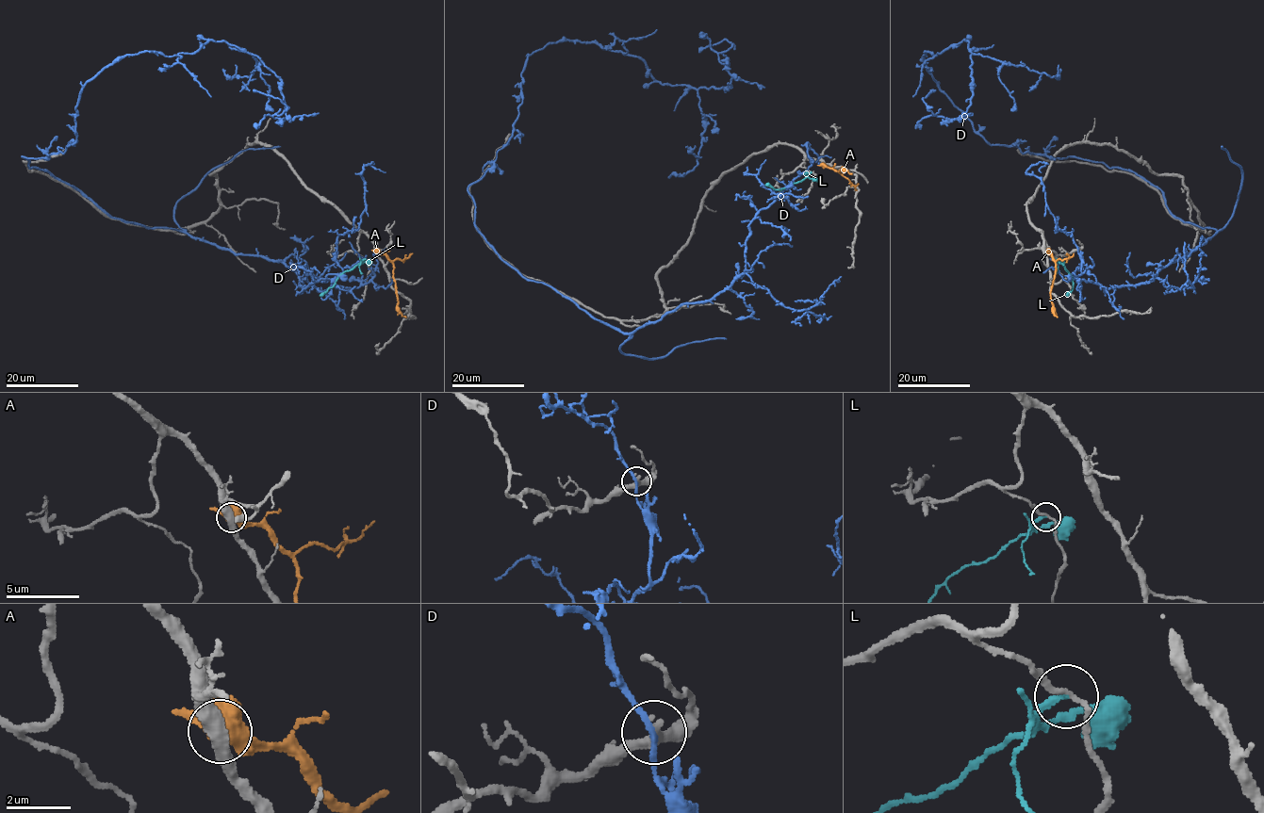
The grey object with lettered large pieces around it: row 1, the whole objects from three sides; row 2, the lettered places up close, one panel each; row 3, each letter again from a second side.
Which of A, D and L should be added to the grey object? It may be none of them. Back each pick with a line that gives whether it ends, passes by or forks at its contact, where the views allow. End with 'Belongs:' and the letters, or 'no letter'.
Belongs: no letter

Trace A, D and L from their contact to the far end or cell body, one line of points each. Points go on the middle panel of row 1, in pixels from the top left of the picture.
A: (823, 164), (839, 172), (843, 167), (851, 173)
D: (781, 194), (727, 287), (630, 333), (475, 226), (534, 51), (731, 87), (732, 44), (698, 52)
L: (811, 171), (801, 181), (780, 189), (765, 185)

